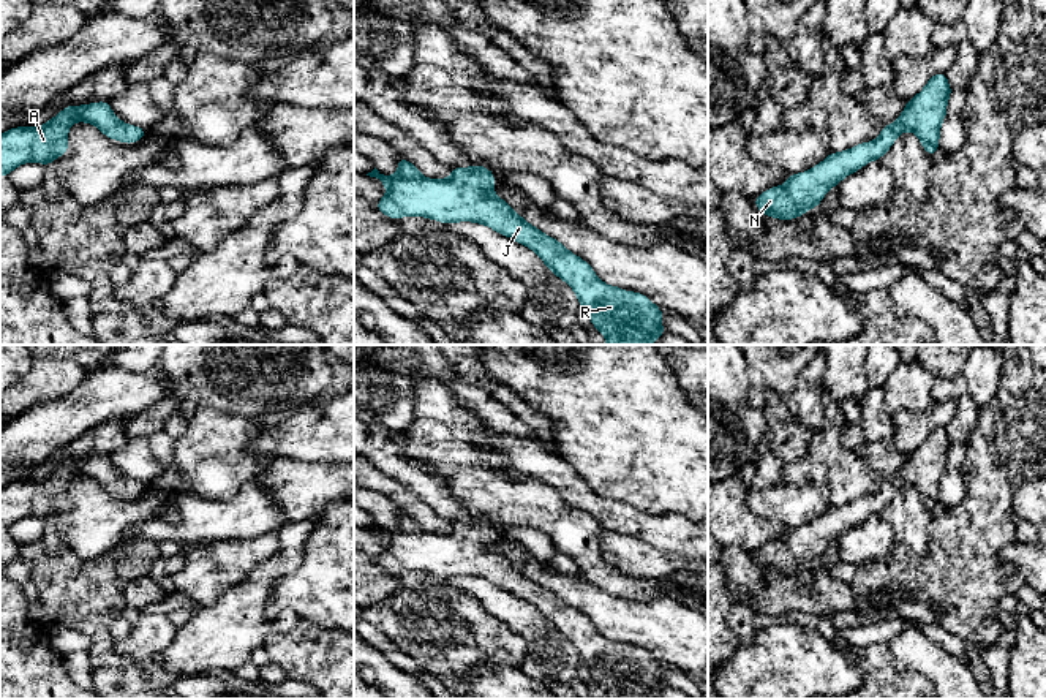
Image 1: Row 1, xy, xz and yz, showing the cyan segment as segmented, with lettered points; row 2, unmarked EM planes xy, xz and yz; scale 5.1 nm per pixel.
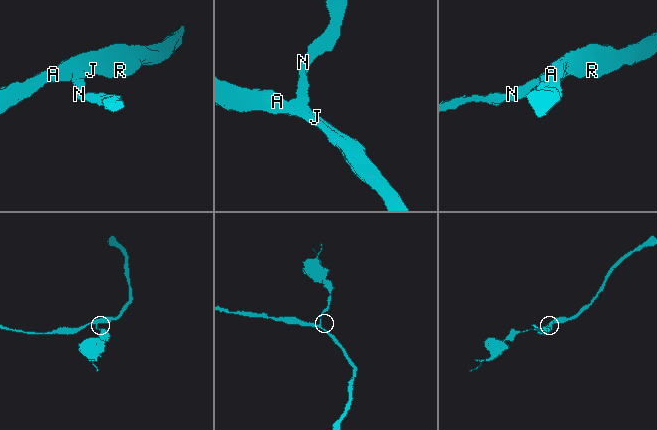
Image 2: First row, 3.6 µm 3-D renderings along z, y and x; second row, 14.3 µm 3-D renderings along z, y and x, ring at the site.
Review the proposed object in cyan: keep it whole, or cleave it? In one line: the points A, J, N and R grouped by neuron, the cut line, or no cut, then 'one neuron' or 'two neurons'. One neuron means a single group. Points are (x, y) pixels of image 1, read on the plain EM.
A J N R; no cut; one neuron

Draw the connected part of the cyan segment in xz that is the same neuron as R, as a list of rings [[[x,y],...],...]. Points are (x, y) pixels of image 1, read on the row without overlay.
[[[400,511],[395,530],[384,530],[376,522],[367,530],[386,539],[386,550],[376,557],[376,563],[392,574],[425,571],[444,579],[480,577],[531,603],[556,631],[572,642],[578,658],[586,664],[593,680],[605,691],[607,699],[653,699],[657,691],[667,688],[662,682],[664,666],[649,652],[605,639],[585,614],[528,577],[504,554],[495,549],[496,533],[493,525],[485,520],[452,522],[449,533],[427,533],[412,517]]]

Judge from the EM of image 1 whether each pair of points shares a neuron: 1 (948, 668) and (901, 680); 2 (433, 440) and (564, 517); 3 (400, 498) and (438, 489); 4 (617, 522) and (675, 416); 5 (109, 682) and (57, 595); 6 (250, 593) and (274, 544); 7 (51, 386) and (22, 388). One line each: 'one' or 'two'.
1: two
2: one
3: two
4: two
5: one
6: two
7: one

